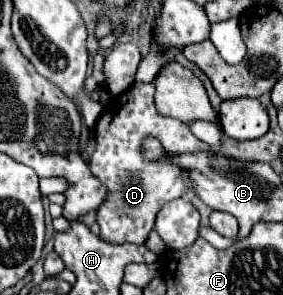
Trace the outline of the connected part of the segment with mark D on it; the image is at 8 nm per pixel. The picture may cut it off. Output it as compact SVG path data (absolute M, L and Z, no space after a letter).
M132 85L122 95L112 97L106 103L104 113L100 115L94 139L96 139L96 151L90 161L90 171L110 189L110 197L106 199L106 205L98 209L98 225L100 225L100 237L102 241L110 245L122 245L122 243L136 243L144 245L150 231L154 229L154 219L158 209L176 197L182 197L186 187L186 171L176 165L168 163L150 163L142 161L140 147L142 137L158 137L162 141L162 147L168 153L190 153L190 151L212 151L210 145L198 141L186 123L174 117L164 117L156 111L152 101L154 85Z

